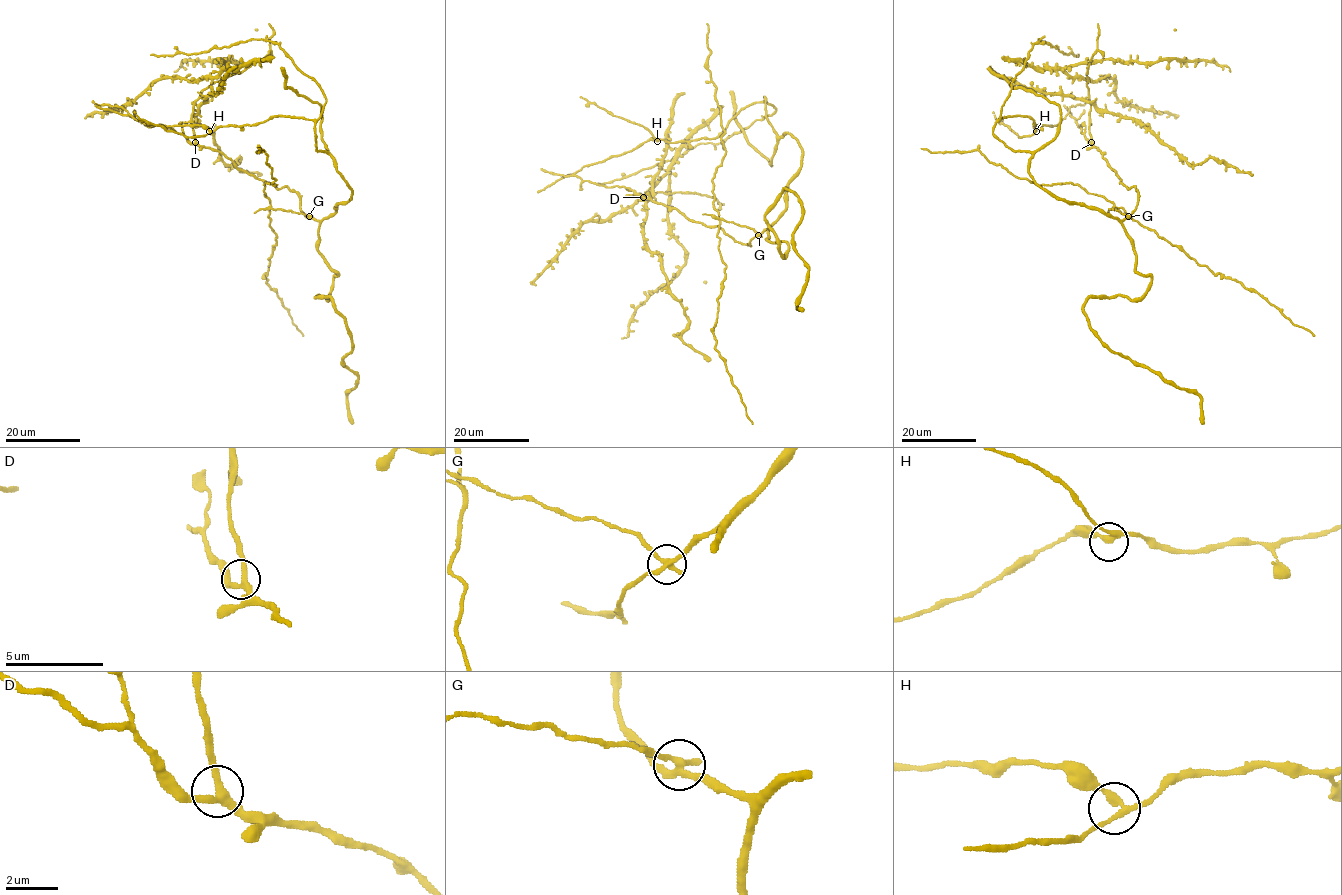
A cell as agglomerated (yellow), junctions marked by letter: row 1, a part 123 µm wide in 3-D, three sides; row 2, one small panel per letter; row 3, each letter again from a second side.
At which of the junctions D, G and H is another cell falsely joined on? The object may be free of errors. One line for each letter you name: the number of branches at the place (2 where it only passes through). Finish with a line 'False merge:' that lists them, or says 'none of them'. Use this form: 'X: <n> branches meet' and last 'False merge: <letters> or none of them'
G: 3 branches meet
False merge: G

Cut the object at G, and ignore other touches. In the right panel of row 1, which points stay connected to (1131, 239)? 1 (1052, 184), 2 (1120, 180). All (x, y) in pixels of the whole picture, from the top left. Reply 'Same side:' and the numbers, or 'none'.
Same side: 2

